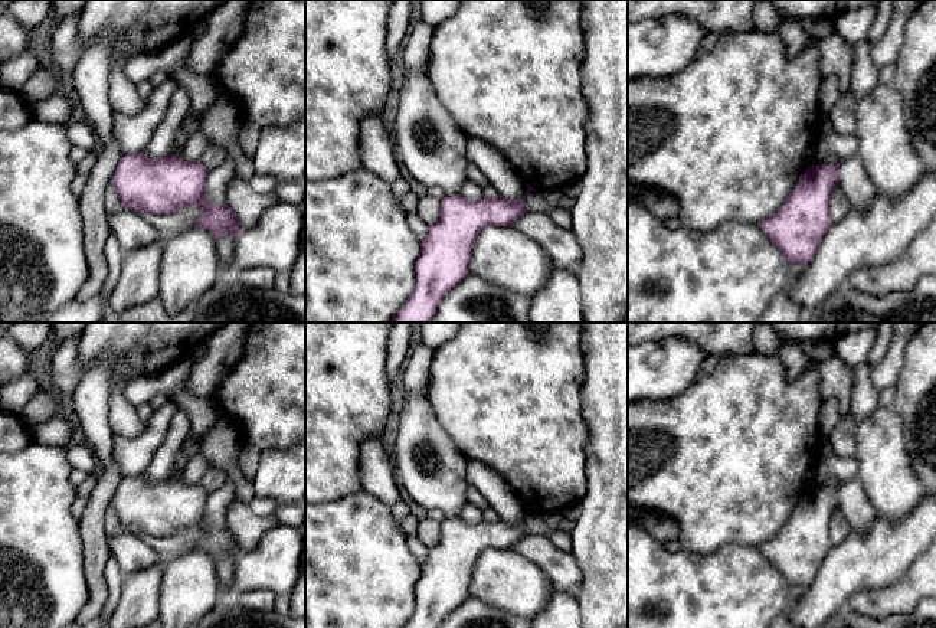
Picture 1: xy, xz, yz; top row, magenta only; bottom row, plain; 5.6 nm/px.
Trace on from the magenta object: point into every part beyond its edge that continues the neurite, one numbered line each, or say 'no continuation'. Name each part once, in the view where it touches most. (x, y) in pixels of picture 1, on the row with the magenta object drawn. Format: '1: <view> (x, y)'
no continuation

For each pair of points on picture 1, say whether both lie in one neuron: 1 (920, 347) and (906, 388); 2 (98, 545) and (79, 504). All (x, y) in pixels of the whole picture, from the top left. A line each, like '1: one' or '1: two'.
1: one
2: two

